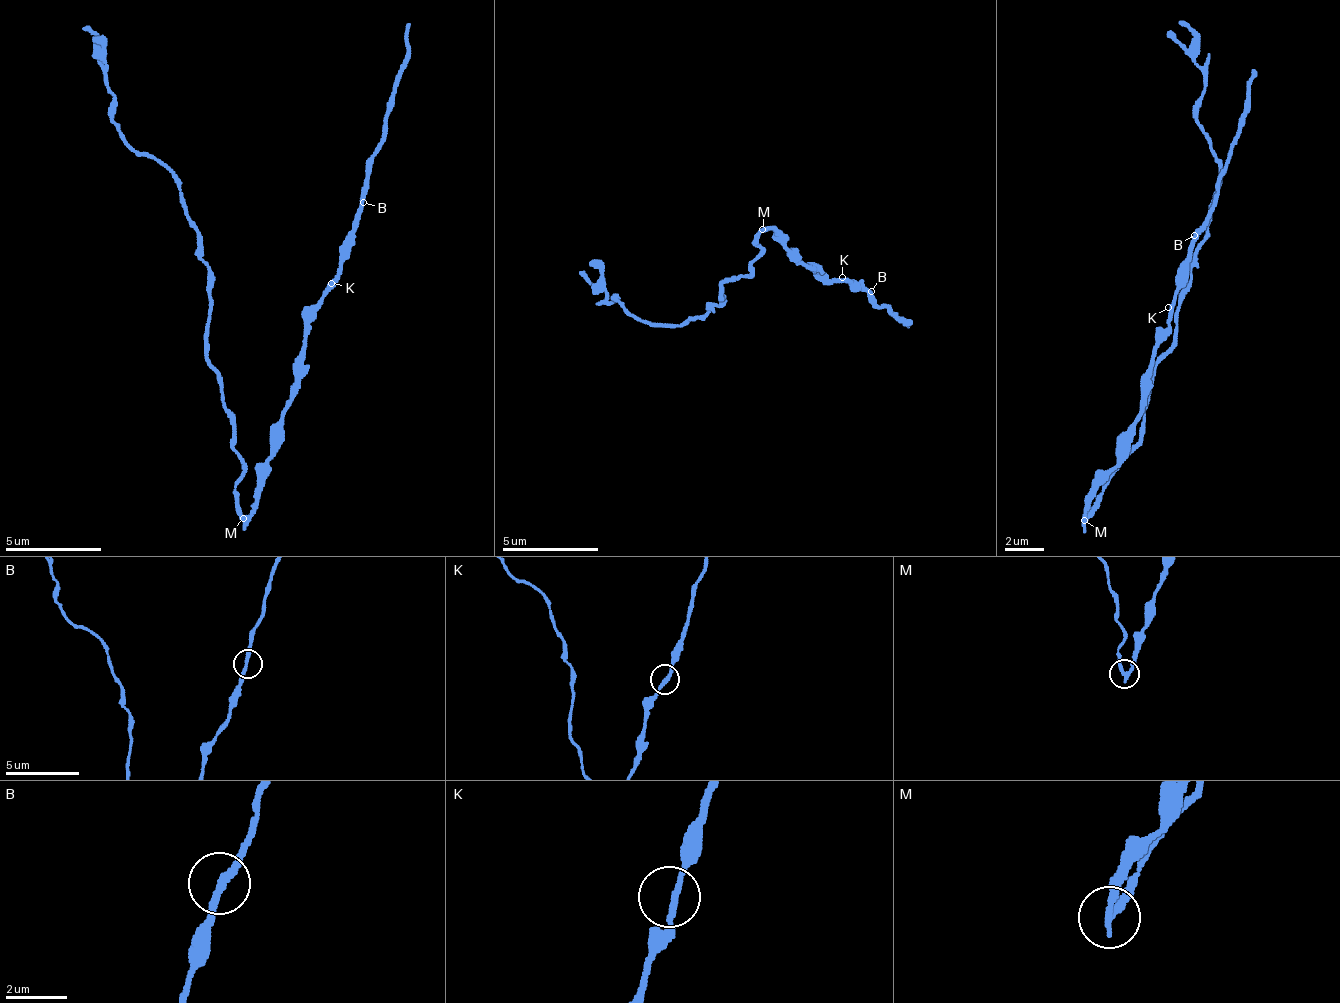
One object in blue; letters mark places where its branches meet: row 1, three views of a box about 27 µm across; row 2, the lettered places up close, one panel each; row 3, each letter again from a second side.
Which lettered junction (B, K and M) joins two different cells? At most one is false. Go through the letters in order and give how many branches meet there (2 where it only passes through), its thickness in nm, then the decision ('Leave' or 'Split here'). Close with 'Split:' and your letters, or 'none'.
B: Branches: 2. Thickness 220 nm. Leave
K: Branches: 2. Thickness 200 nm. Leave
M: Branches: 2. Thickness 220 nm. Split here
Split: M

